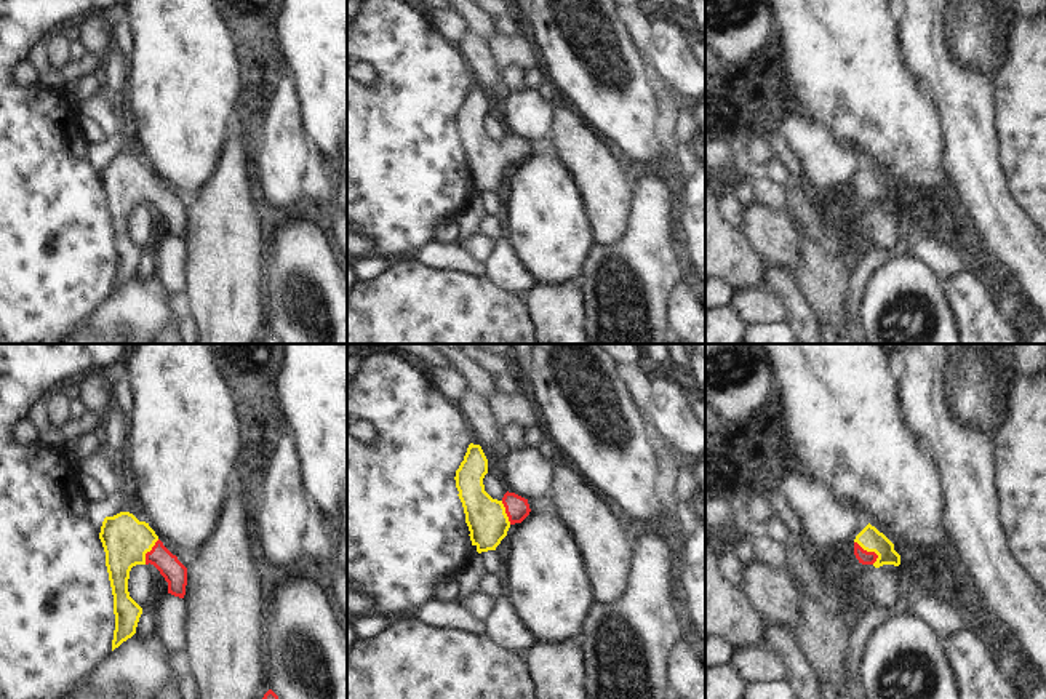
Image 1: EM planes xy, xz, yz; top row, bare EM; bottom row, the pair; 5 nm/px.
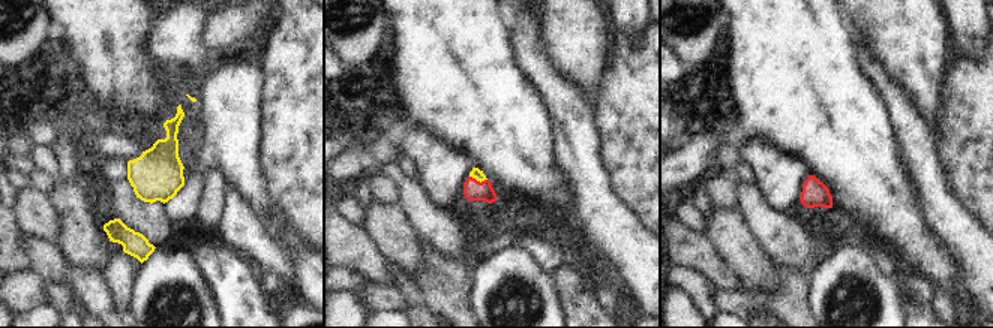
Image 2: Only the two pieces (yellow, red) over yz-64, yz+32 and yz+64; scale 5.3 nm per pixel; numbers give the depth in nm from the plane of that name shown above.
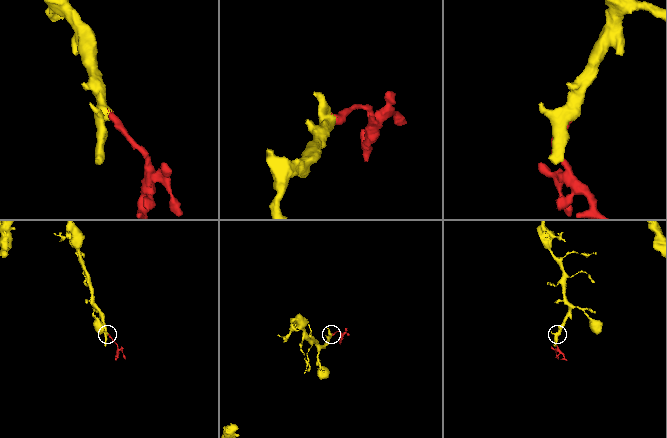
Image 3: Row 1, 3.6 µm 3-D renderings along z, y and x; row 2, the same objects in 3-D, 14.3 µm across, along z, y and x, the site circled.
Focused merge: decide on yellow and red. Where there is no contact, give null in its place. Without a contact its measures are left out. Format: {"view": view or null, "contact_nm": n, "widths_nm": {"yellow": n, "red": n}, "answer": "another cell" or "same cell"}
{"view": "yz", "contact_nm": 160, "widths_nm": {"yellow": 120, "red": 70}, "answer": "same cell"}

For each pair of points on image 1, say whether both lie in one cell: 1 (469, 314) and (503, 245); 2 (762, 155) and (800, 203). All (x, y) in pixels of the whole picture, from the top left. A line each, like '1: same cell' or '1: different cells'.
1: different cells
2: different cells

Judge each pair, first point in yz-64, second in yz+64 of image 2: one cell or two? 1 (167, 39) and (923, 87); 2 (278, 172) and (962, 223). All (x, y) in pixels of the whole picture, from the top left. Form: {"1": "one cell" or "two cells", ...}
{"1": "two cells", "2": "two cells"}

